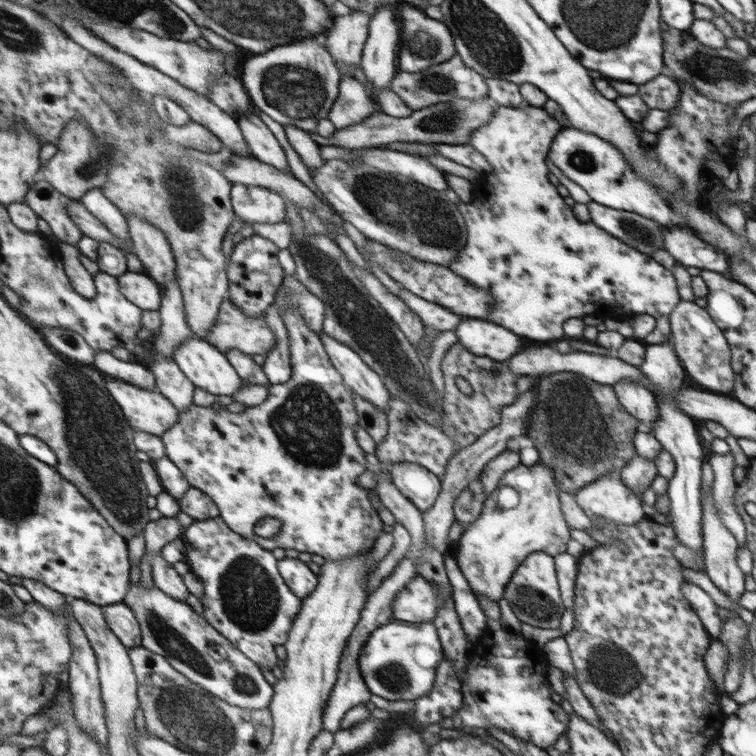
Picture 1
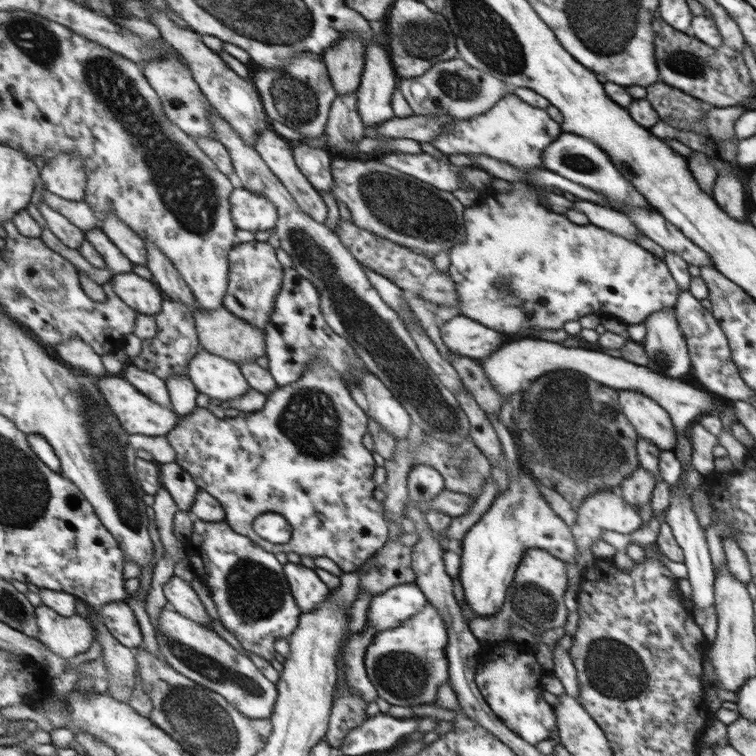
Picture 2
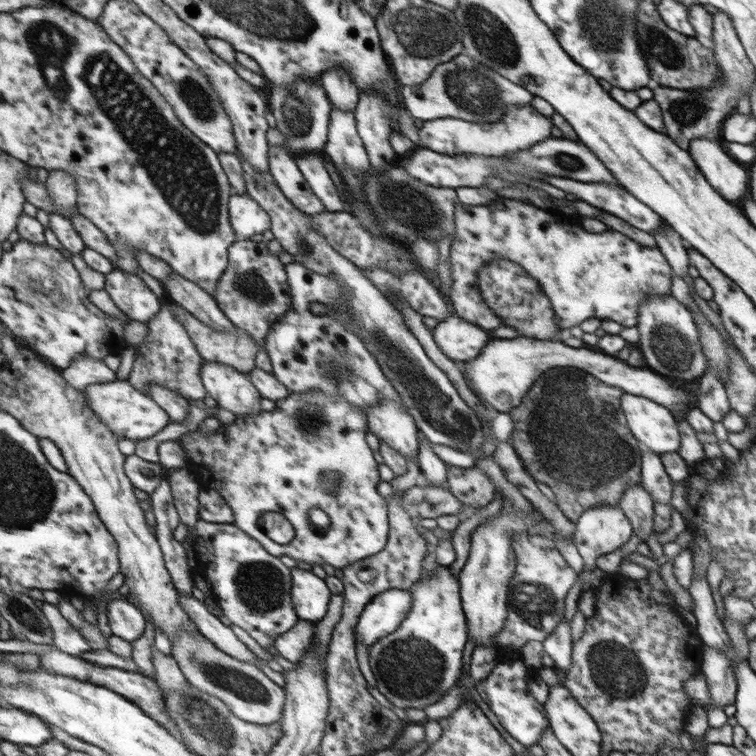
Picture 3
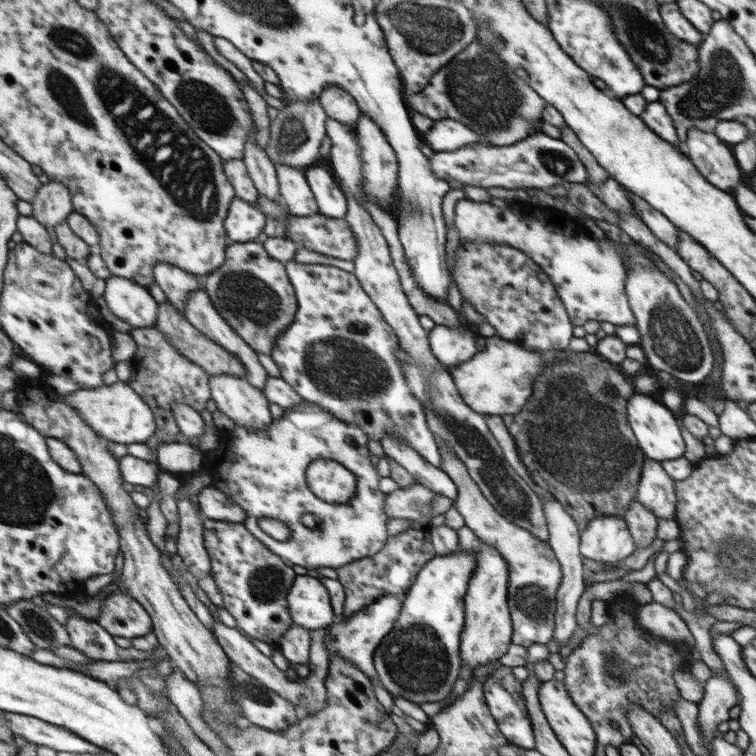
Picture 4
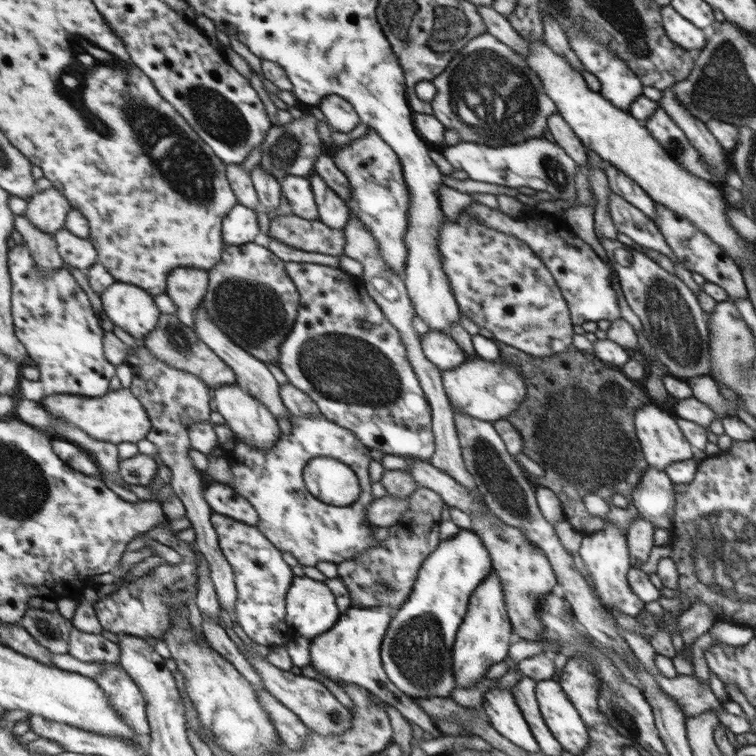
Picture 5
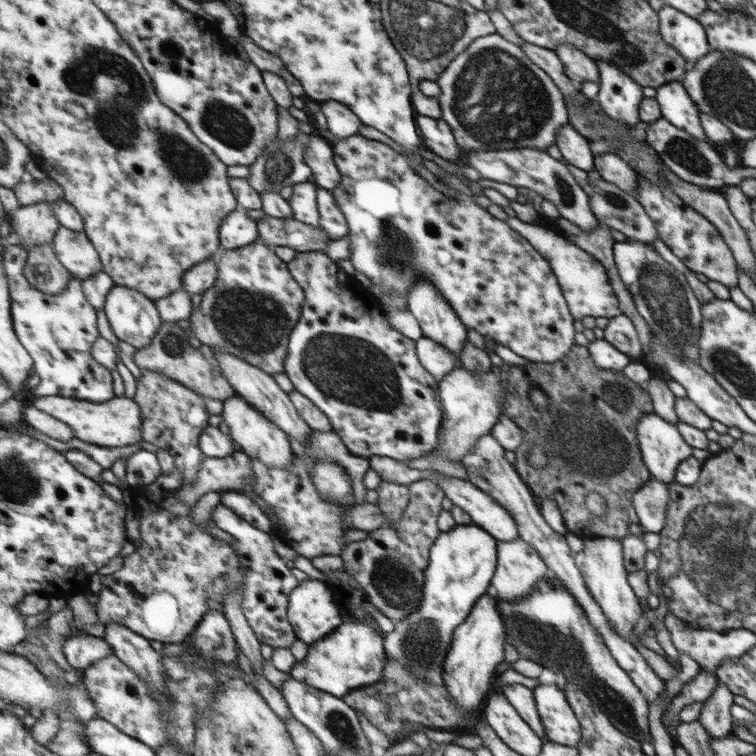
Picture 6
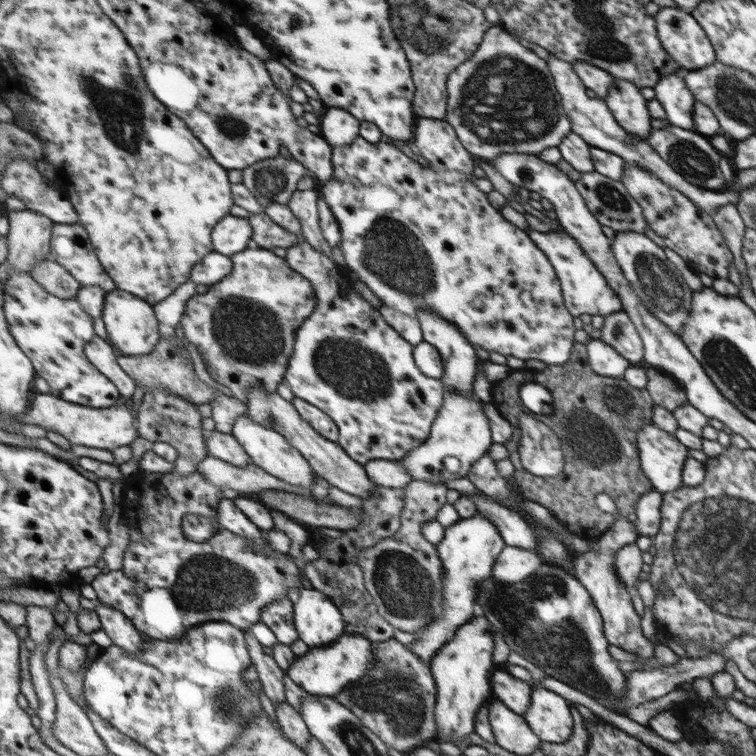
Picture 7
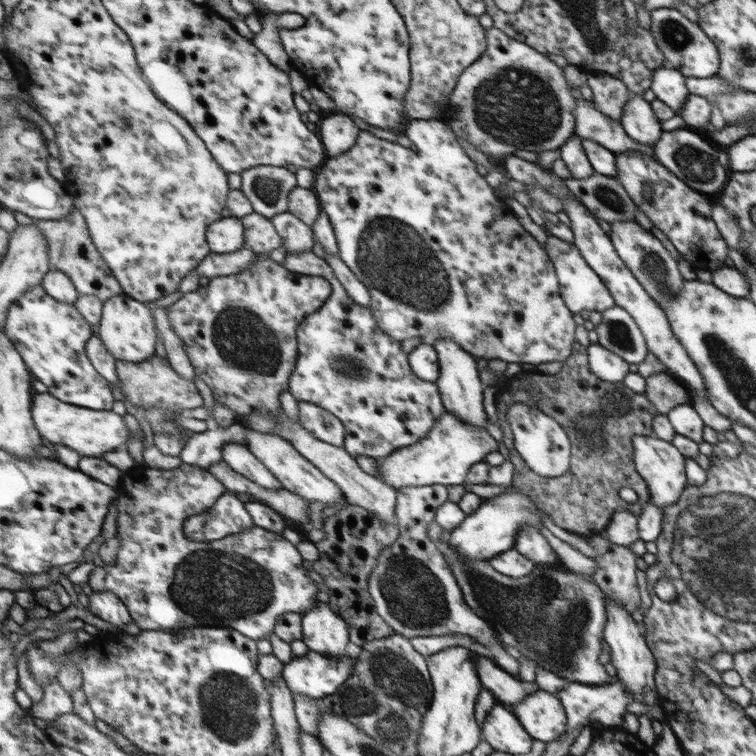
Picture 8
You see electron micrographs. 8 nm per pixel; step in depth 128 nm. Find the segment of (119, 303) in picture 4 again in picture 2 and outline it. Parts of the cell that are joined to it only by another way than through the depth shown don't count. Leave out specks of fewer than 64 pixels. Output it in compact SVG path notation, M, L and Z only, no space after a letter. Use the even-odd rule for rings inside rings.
M137 273L113 274L112 282L116 295L137 312L154 316L161 312L165 294L159 285Z

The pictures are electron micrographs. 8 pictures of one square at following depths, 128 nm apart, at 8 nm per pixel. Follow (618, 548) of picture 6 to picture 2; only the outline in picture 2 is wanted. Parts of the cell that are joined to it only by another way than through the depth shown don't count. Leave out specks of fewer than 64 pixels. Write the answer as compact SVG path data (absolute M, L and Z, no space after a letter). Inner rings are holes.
M617 490L597 491L593 495L585 497L584 503L576 511L577 520L571 528L572 537L575 538L576 550L580 550L580 556L573 563L580 574L593 564L595 556L591 553L591 544L601 539L601 531L607 530L619 534L629 534L637 530L642 521L638 510L633 505L625 502Z

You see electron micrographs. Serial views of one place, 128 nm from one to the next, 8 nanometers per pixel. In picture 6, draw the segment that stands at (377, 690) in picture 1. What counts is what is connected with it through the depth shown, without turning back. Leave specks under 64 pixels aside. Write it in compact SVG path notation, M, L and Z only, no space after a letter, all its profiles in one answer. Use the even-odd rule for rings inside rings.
M455 525L447 532L440 532L428 553L428 566L424 570L424 585L420 590L420 604L404 618L393 621L393 631L383 638L384 654L402 664L414 676L442 686L442 662L453 630L469 614L475 601L491 587L496 566L496 540L476 525Z

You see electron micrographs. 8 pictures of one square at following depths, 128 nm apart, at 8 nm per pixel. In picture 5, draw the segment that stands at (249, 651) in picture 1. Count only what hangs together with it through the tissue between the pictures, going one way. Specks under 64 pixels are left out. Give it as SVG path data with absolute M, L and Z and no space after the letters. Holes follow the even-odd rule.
M214 514L212 524L221 542L222 555L232 568L235 586L234 613L237 624L251 641L269 648L283 646L289 638L285 624L284 599L291 586L291 568L281 559L281 552L256 527L245 525L232 517ZM275 634L275 636L265 636Z

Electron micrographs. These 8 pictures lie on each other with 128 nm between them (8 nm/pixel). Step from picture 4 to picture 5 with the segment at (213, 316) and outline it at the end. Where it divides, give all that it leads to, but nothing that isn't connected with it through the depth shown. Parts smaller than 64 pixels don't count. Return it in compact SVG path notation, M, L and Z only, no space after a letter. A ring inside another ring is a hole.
M202 302L202 305L198 308L195 328L200 339L205 341L205 344L208 344L209 348L212 348L213 352L216 352L221 357L221 360L232 369L236 375L235 383L239 385L241 389L244 389L255 398L255 400L261 402L275 418L282 416L289 420L291 413L288 411L288 408L285 408L284 401L281 400L280 384L275 382L273 375L266 367L266 363L257 360L257 357L253 357L251 353L245 352L240 345L237 345L231 337L215 323L215 320L212 320L212 317L208 314L207 308L204 307L204 302Z

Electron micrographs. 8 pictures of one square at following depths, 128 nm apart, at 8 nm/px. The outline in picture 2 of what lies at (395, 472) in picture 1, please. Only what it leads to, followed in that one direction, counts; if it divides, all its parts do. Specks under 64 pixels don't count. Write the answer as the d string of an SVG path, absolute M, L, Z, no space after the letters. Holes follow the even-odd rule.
M415 464L413 471L409 472L408 477L409 499L419 504L421 501L427 502L435 498L444 484L439 472L425 466L425 464Z

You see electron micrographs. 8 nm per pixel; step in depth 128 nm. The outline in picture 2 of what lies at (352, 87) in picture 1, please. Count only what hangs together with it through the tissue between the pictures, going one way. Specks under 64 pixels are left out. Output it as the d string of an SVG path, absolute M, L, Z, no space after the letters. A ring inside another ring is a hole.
M355 92L337 94L332 100L325 132L326 141L332 146L329 150L333 155L361 159L363 155L355 149L355 146L363 136L363 126L357 113L355 95Z

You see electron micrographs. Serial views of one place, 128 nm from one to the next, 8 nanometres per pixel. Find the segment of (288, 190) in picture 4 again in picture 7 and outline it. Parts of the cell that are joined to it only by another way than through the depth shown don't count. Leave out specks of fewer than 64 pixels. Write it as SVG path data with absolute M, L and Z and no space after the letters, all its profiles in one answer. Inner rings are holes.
M313 189L296 190L286 205L299 221L302 240L312 245L313 249L320 250L321 253L329 254L331 257L331 247L322 237L318 227L318 210L316 209L318 197L319 194Z

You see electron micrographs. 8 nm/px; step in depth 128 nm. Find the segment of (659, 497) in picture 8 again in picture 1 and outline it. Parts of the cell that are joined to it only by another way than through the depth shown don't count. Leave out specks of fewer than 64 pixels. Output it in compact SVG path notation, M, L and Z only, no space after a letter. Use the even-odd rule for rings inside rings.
M625 378L611 386L624 405L625 410L641 421L645 432L653 433L653 423L658 419L656 398L650 389L636 381Z

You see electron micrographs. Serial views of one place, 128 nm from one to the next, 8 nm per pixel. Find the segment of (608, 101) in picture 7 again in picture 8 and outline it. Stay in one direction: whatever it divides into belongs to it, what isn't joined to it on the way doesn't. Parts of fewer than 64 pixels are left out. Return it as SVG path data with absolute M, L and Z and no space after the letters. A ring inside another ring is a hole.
M634 94L623 104L619 124L631 140L649 147L660 139L662 133L659 118L652 112L651 105L642 99L641 94Z

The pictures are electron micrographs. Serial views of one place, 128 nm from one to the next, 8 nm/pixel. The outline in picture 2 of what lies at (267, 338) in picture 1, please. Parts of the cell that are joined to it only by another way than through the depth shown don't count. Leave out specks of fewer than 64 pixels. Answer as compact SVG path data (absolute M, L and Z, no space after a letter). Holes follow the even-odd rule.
M225 308L216 311L194 310L196 329L201 347L217 356L225 357L238 366L241 362L254 362L259 356L265 356L264 331L249 324L240 317L233 316Z

